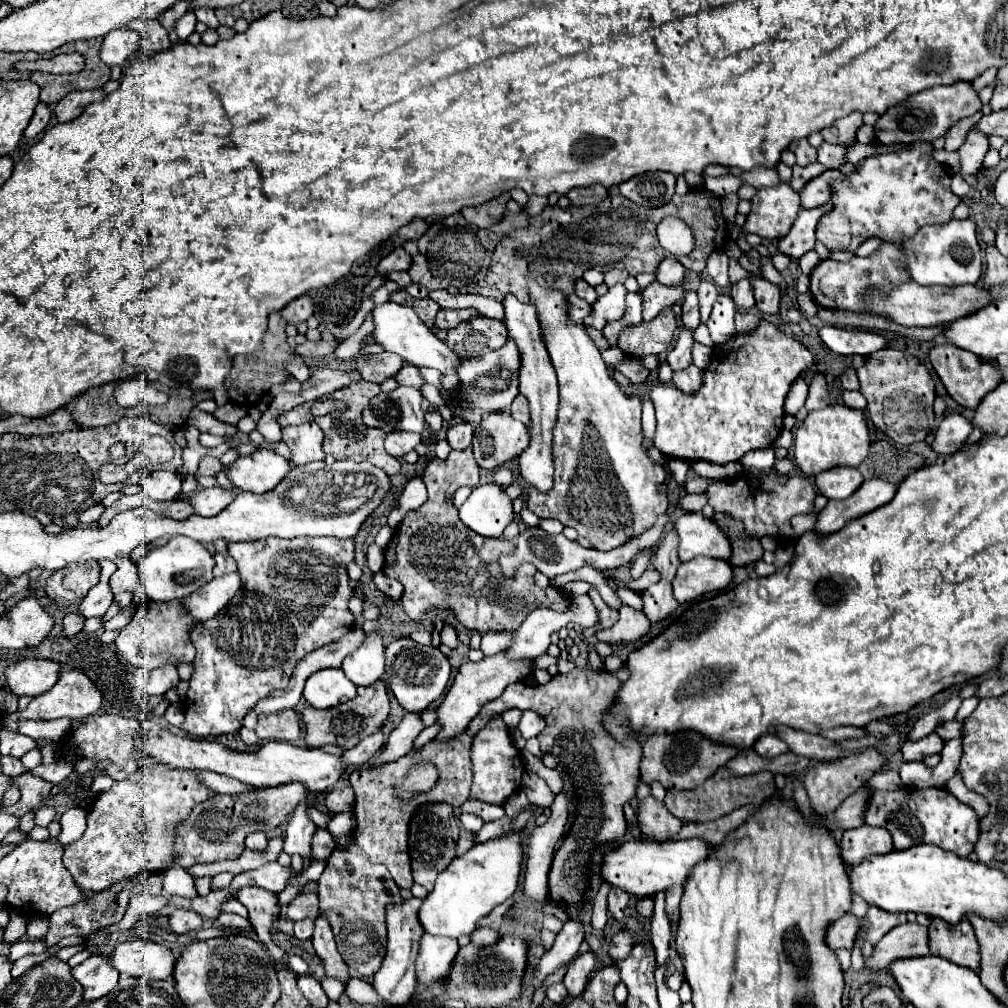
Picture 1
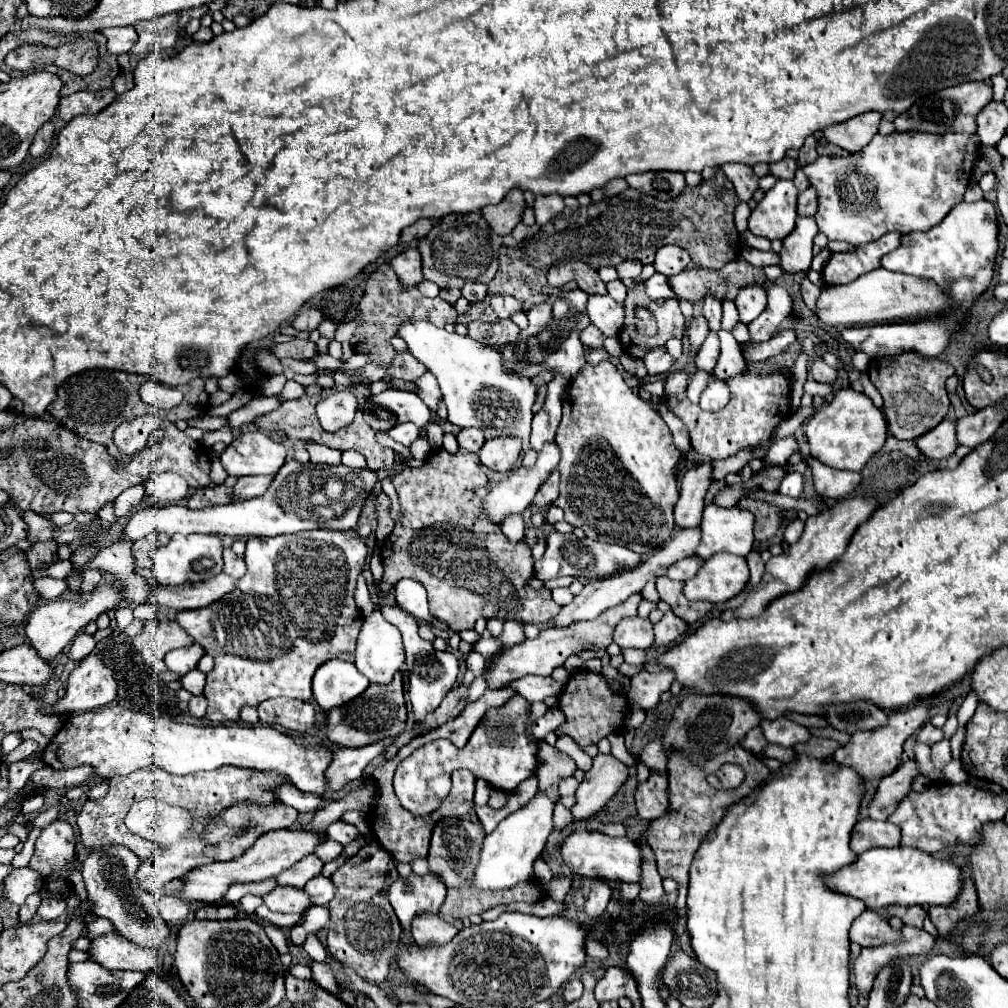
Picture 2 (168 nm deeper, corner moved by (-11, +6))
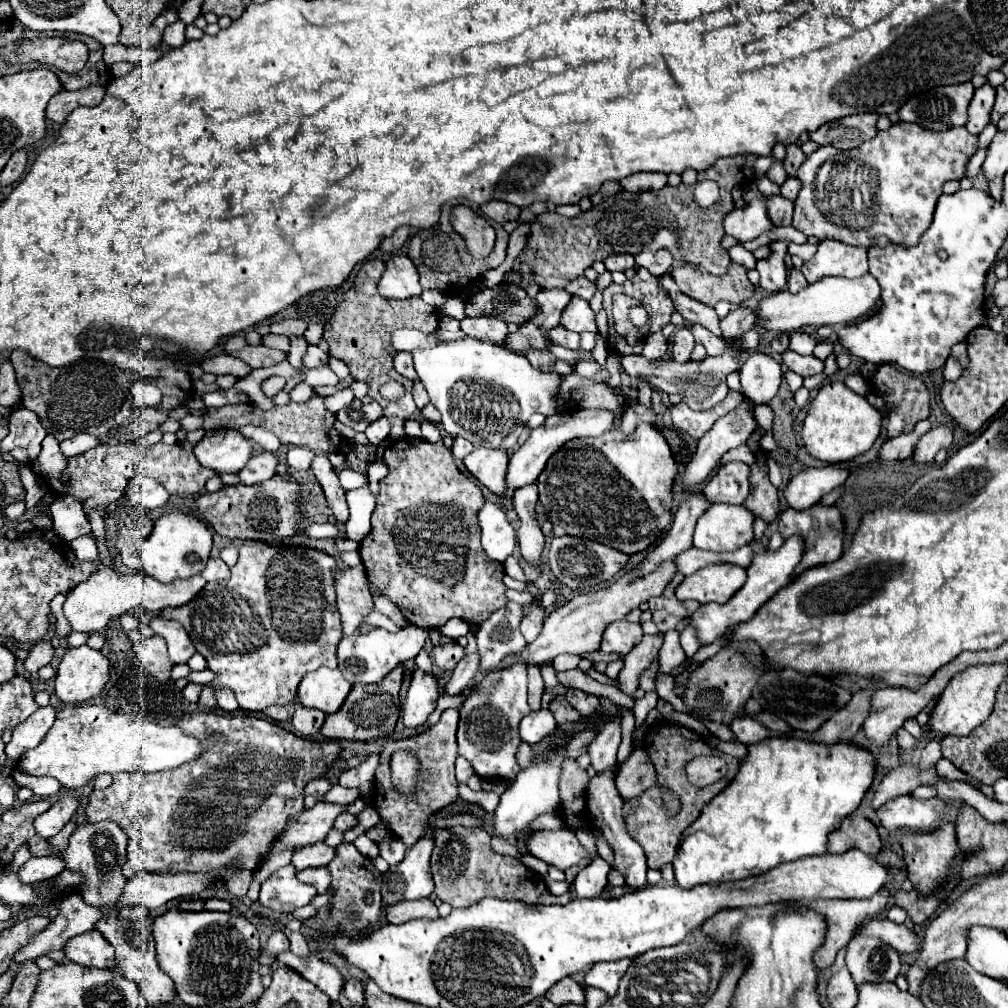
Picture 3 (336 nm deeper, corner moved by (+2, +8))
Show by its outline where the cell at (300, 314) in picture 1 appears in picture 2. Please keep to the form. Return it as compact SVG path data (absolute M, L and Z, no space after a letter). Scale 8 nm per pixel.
M303 308L295 316L295 320L291 322L291 326L295 330L299 330L299 332L313 332L319 326L321 320L323 320L323 314L319 310L315 310L315 308Z

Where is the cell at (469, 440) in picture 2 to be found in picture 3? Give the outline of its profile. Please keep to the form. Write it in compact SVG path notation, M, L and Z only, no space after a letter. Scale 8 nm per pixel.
M456 436L456 438L454 438L454 446L452 446L454 458L462 460L462 458L464 458L464 456L468 456L472 450L474 450L472 442L468 442L468 440L466 440L466 438L462 438L462 436Z

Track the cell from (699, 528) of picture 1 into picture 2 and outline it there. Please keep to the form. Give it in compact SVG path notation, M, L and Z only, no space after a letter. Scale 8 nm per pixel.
M705 506L701 520L701 544L697 556L709 558L717 552L747 556L753 546L753 514L741 508Z

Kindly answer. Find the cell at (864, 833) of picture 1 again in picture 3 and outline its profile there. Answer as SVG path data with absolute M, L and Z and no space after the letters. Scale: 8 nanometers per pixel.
M858 812L850 814L844 824L836 832L832 832L832 836L828 836L828 852L840 854L850 848L860 848L862 852L868 852L872 856L882 850L882 840L874 822Z

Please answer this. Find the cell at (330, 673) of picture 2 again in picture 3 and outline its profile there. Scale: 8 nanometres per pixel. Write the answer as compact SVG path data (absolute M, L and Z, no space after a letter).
M322 666L316 672L304 676L298 688L298 700L302 706L332 714L342 706L350 688L352 684L338 670Z

